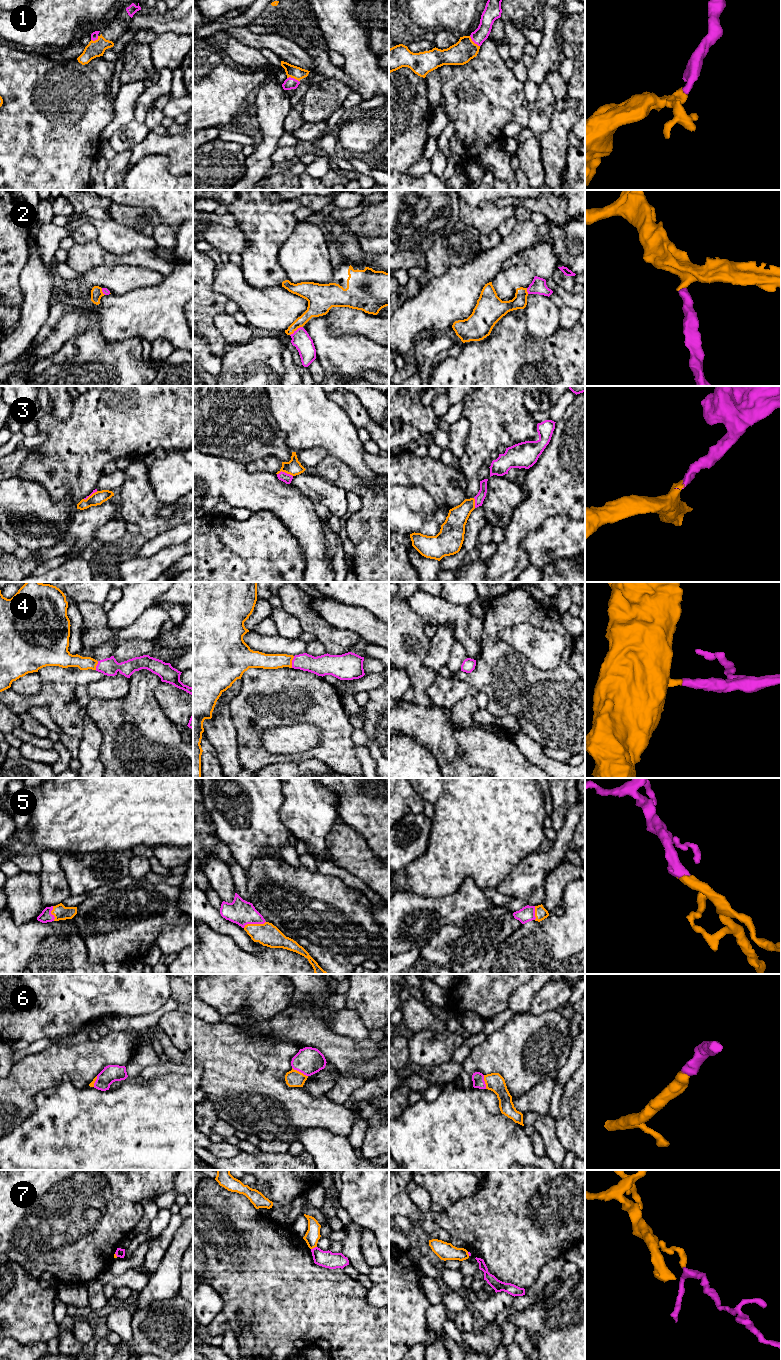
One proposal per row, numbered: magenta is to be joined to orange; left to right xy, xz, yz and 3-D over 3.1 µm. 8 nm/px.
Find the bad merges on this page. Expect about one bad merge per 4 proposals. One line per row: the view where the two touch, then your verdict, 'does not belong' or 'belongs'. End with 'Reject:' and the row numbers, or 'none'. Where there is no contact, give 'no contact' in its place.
1: contact in yz; belongs
2: contact in xz; belongs
3: contact in xz; belongs
4: contact in xz; belongs
5: contact in xz; belongs
6: contact in xz; belongs
7: contact in xz; does not belong
Reject: 7

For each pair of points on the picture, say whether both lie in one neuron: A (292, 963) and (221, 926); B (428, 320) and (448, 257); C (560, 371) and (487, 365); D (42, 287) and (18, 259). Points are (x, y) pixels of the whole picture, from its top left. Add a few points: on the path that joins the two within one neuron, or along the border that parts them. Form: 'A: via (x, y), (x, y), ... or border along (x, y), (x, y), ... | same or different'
A: border along (234, 940), (249, 952), (259, 952) | different
B: border along (463, 263), (450, 266), (439, 276), (429, 276) | different
C: via (542, 371), (505, 371) | same
D: border along (30, 243), (27, 262), (19, 278), (20, 289) | different

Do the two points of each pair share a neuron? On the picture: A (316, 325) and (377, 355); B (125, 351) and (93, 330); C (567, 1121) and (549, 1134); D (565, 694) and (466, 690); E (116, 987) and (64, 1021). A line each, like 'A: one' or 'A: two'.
A: one
B: one
C: two
D: two
E: one

